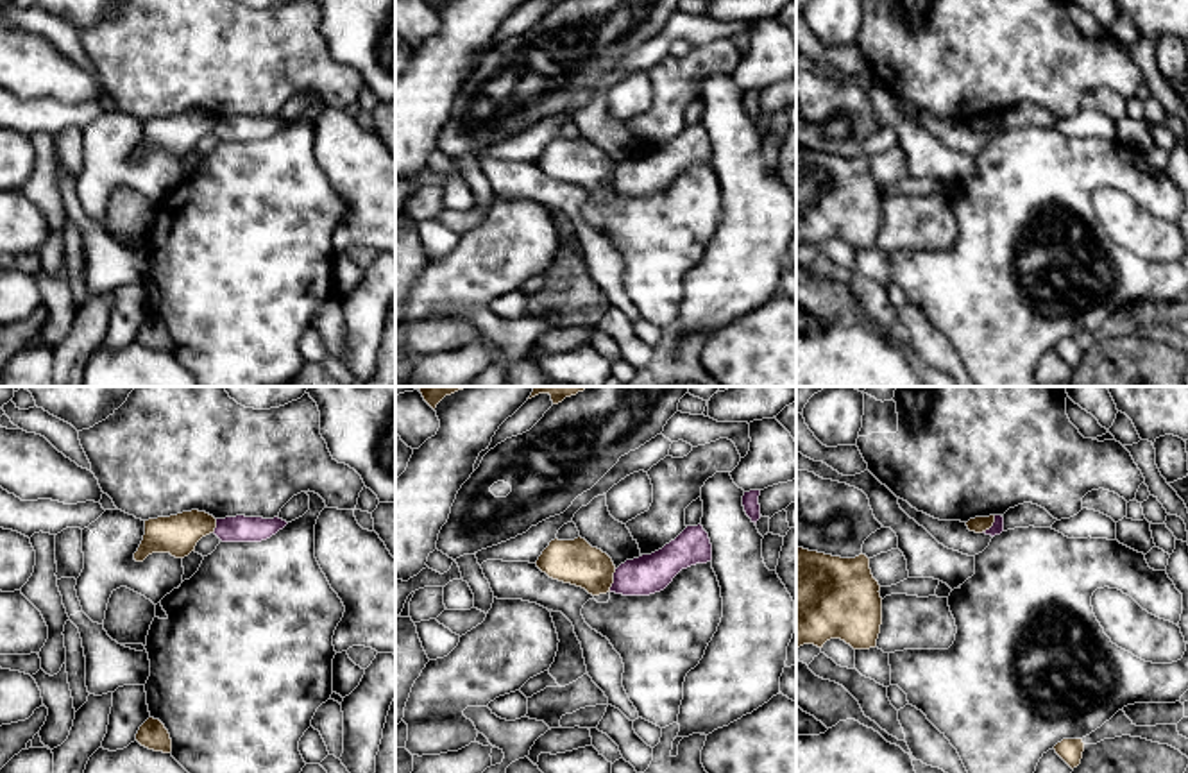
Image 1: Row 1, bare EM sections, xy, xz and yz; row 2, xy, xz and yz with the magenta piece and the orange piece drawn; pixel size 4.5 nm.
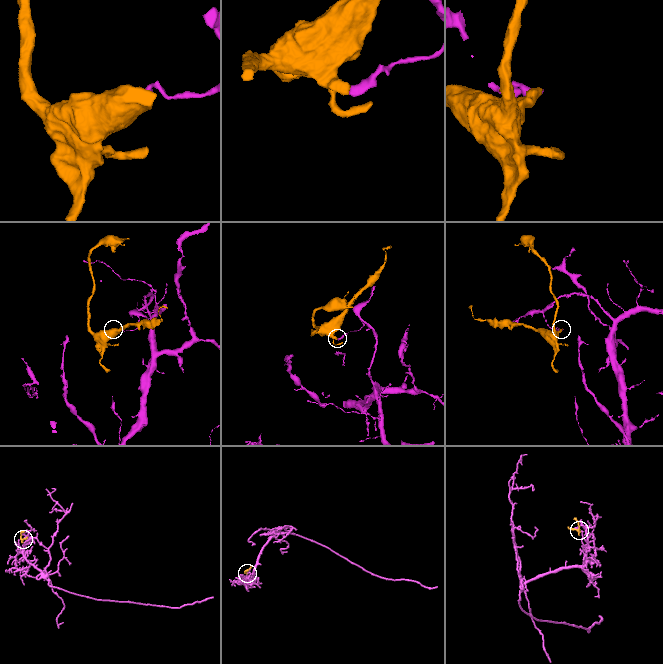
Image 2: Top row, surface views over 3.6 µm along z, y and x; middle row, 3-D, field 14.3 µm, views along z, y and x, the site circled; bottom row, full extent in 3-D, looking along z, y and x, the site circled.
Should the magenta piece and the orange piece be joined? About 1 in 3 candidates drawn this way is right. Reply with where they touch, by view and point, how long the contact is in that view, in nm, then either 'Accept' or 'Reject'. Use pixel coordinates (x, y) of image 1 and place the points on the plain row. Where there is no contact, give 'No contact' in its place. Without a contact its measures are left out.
Touches magenta at xz (614, 179). Shared border 110 nm. Reject

